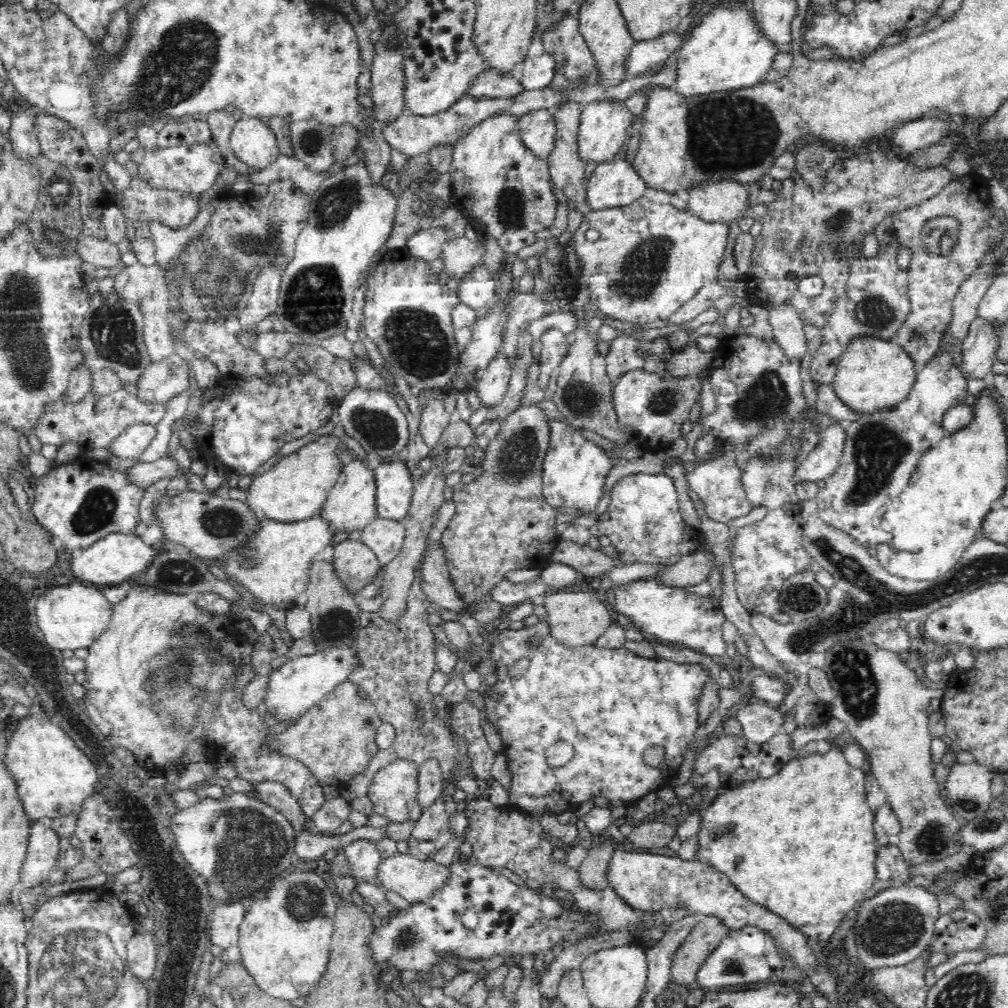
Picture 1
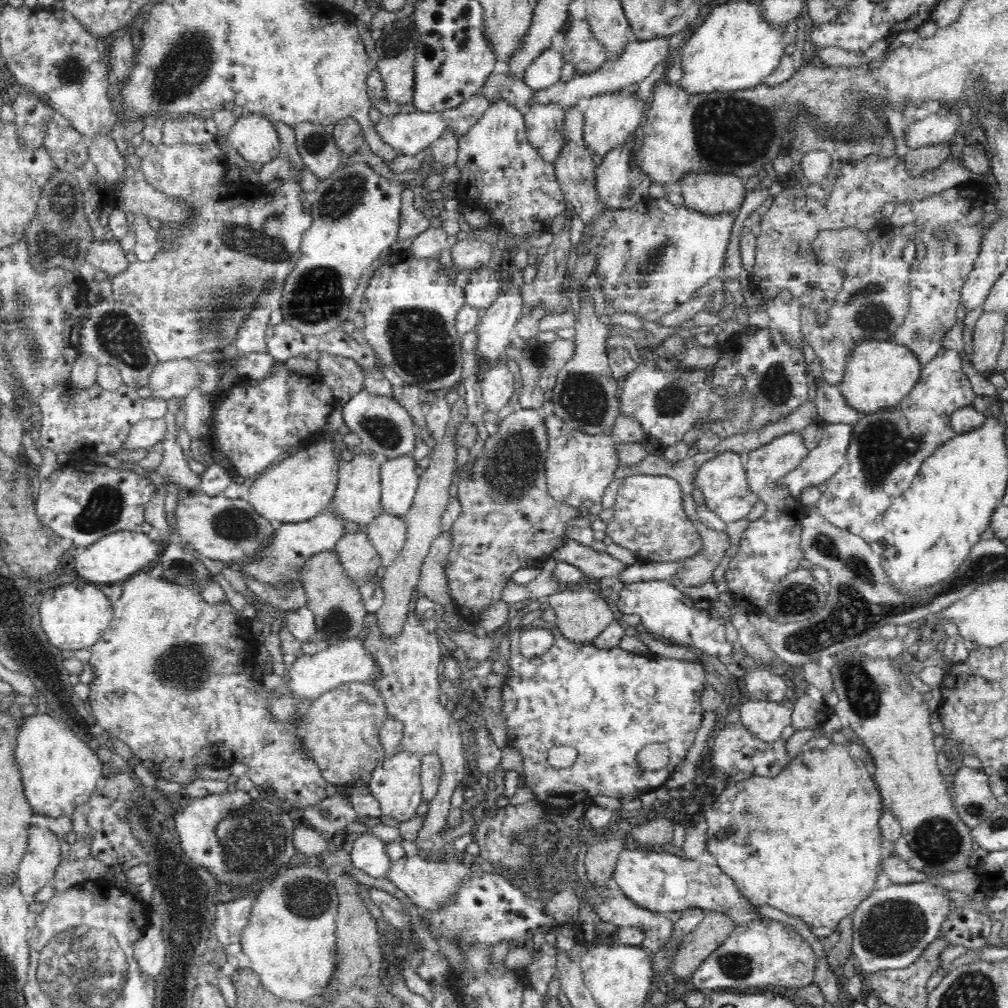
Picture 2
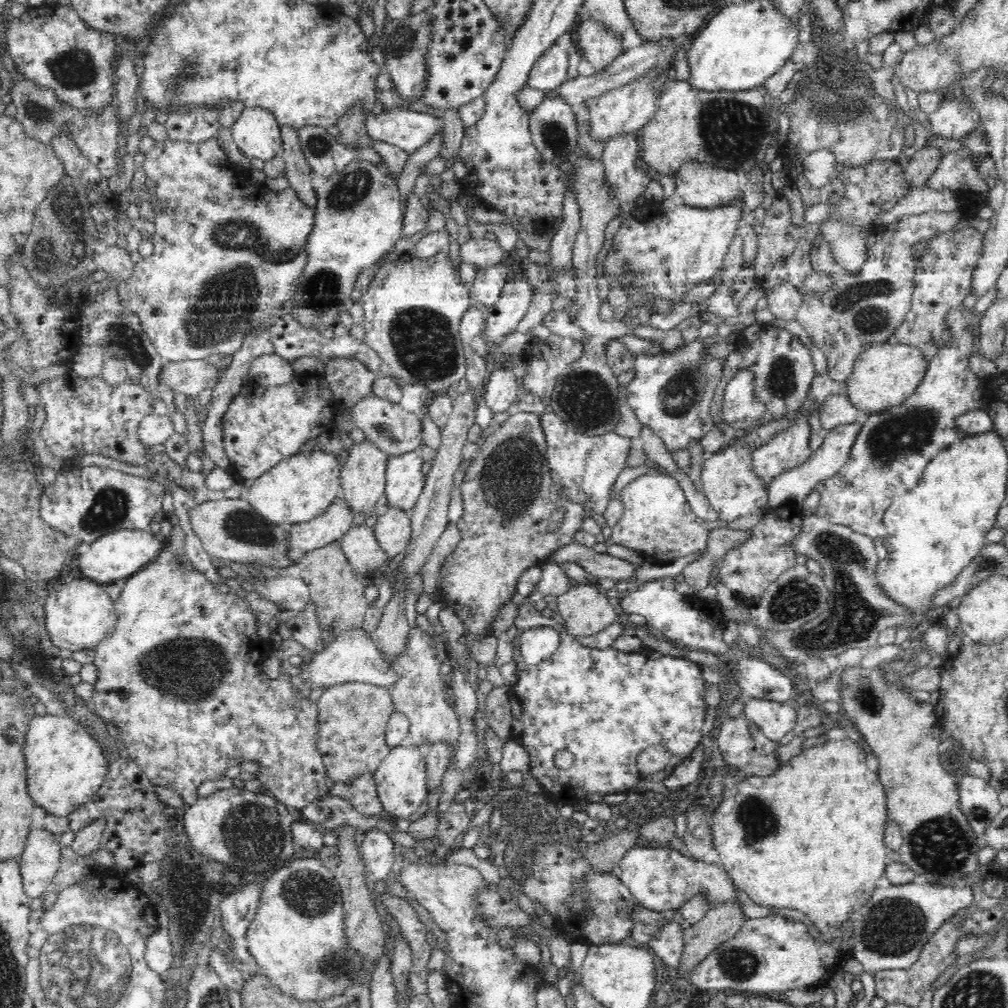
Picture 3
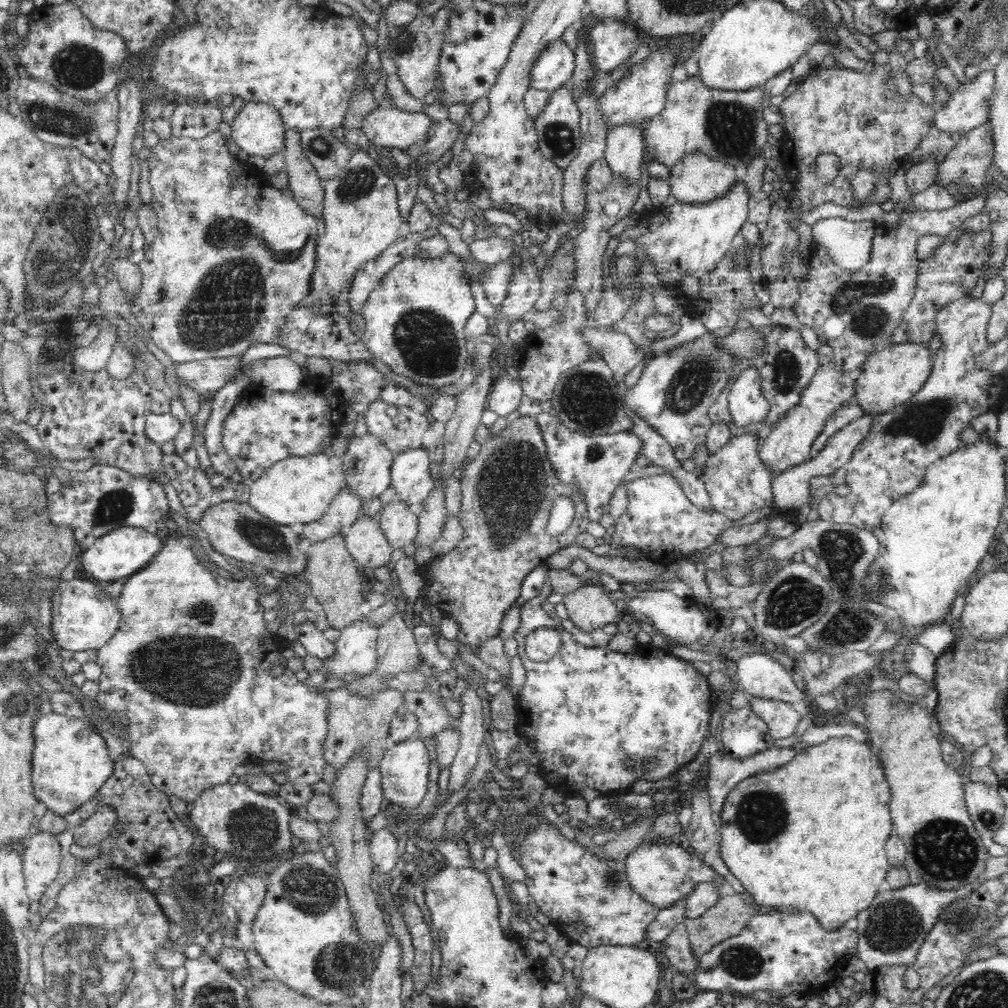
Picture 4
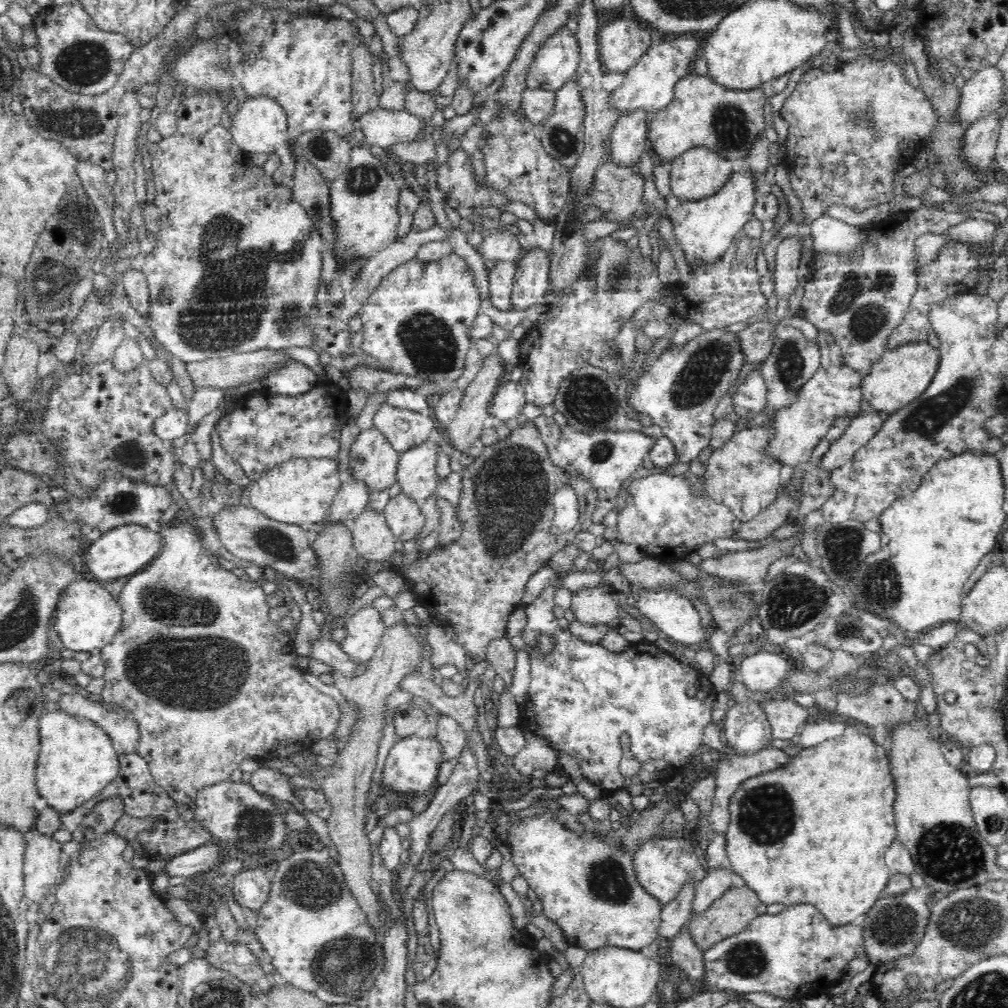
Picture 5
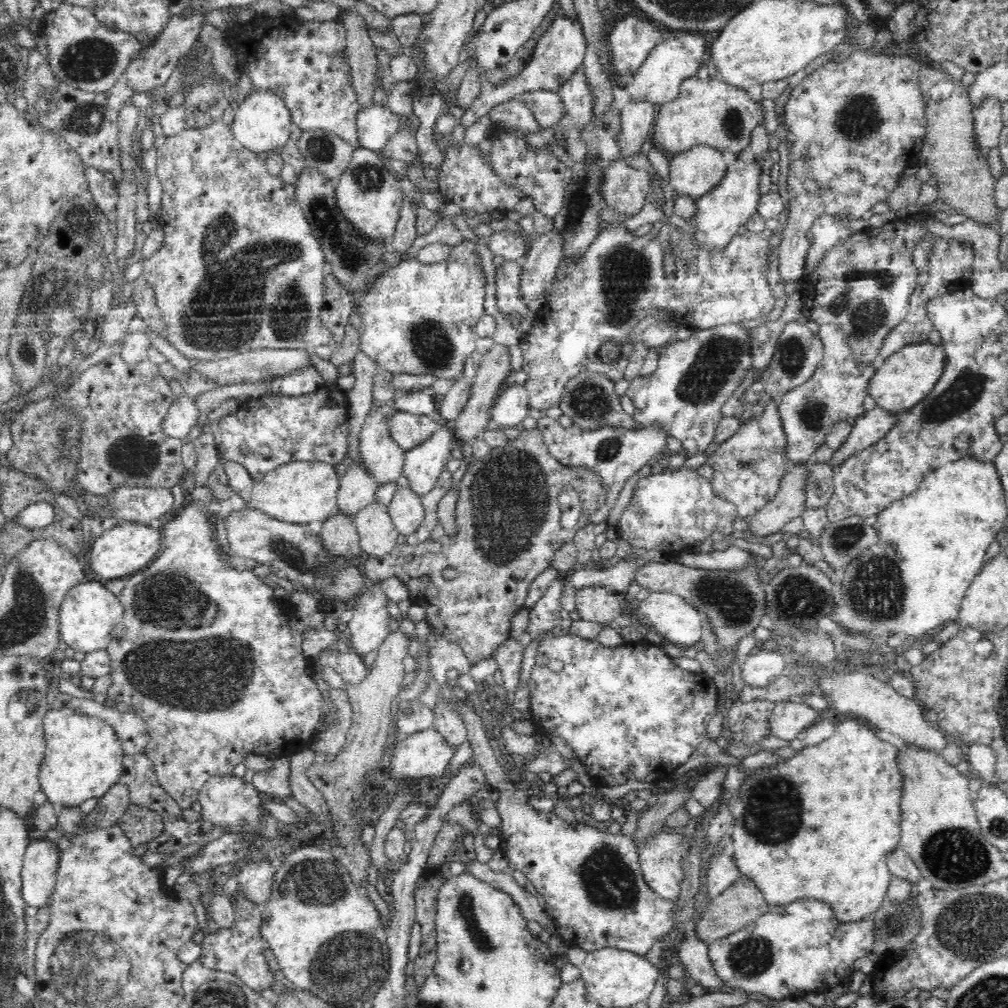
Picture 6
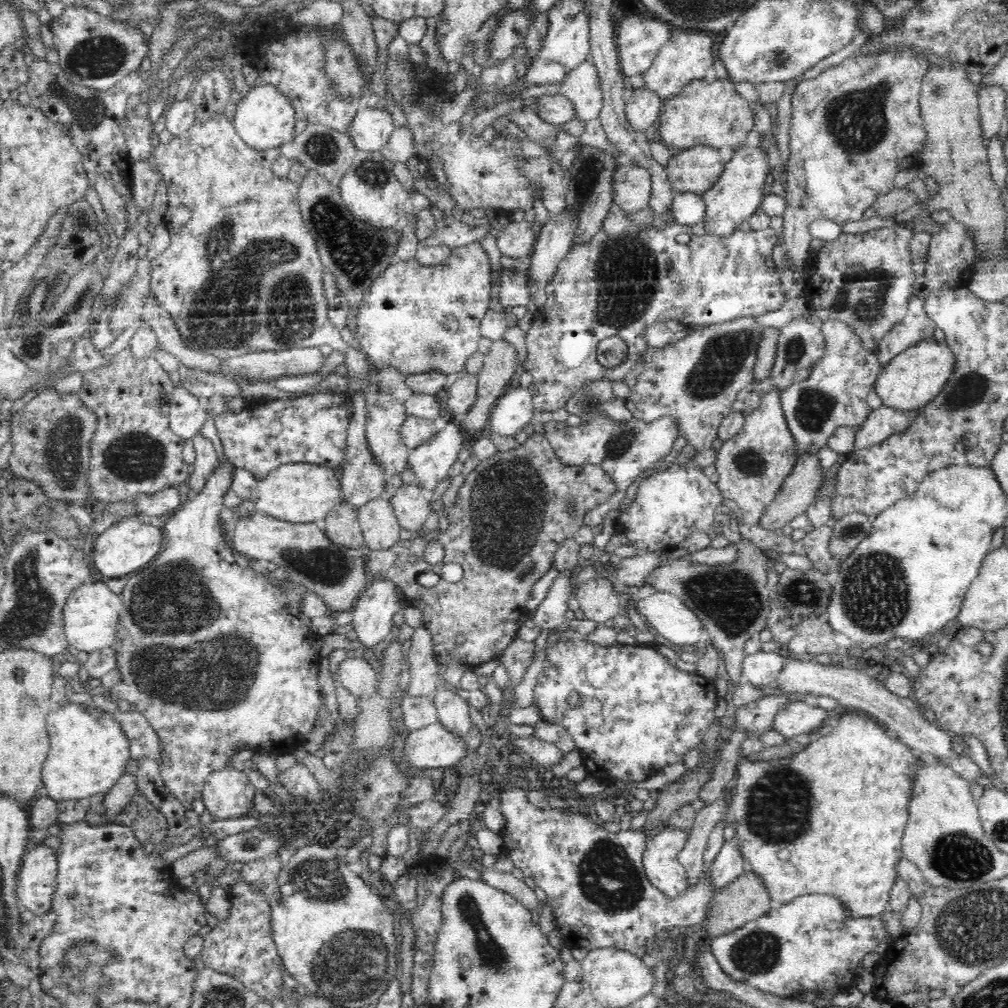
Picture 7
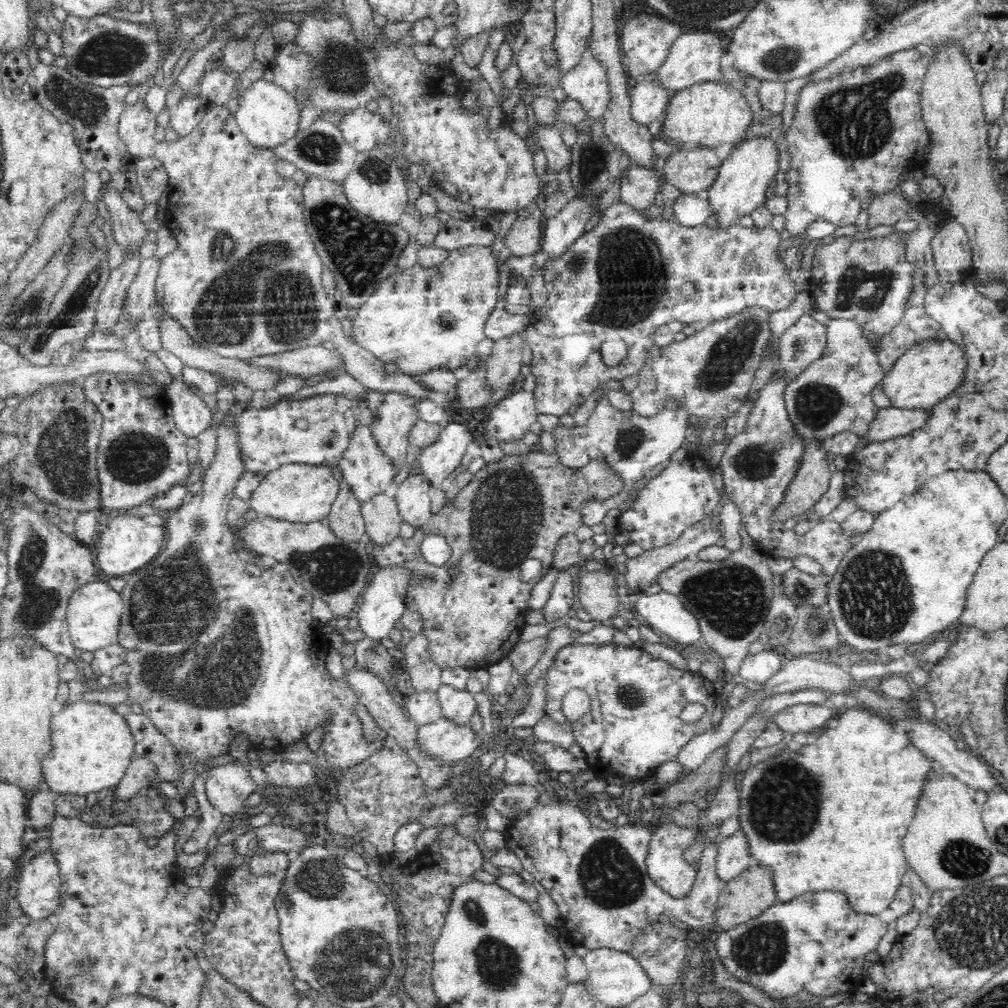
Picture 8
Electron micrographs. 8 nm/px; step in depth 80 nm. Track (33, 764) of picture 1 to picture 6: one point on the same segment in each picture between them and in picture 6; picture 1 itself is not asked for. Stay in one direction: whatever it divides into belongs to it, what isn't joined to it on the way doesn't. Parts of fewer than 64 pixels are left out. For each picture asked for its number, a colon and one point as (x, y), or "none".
2: (60, 771)
3: (66, 764)
4: (71, 762)
5: (78, 760)
6: (85, 757)

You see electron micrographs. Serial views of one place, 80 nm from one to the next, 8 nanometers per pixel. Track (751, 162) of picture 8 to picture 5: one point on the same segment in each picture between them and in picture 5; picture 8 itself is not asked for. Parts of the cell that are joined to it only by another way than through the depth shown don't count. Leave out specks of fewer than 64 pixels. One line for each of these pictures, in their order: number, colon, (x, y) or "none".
5: (704, 229)
6: (730, 205)
7: (737, 195)

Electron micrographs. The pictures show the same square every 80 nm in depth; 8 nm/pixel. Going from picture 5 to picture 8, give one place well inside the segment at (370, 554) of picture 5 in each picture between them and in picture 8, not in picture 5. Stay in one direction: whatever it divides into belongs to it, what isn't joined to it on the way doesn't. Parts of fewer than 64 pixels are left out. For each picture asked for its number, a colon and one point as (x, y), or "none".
6: (378, 533)
7: (381, 528)
8: (381, 514)

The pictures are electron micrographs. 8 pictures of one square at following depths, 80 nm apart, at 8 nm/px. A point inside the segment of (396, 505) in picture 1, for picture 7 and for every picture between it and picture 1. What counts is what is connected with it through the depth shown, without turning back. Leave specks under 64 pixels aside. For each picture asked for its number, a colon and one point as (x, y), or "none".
2: (399, 482)
3: (405, 482)
4: (411, 478)
5: (417, 477)
6: (423, 464)
7: (430, 462)

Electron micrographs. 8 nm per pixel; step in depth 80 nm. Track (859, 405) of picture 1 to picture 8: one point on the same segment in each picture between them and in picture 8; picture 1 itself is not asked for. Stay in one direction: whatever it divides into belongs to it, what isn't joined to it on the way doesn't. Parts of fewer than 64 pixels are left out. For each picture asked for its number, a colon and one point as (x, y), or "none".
2: (880, 374)
3: (885, 375)
4: (889, 378)
5: (899, 376)
6: (907, 378)
7: (916, 377)
8: (930, 372)

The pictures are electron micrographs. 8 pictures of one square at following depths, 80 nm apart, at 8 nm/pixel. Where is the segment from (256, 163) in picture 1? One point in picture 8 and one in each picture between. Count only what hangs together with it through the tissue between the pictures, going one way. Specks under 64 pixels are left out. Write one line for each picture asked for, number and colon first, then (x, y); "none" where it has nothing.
2: (255, 138)
3: (257, 133)
4: (259, 130)
5: (260, 126)
6: (262, 122)
7: (265, 118)
8: (268, 115)

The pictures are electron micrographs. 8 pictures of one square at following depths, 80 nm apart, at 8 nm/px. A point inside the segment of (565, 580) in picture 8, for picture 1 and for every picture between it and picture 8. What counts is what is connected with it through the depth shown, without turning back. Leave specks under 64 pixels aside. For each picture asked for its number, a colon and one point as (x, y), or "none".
1: (610, 704)
2: (608, 704)
3: (605, 706)
4: (662, 706)
5: (583, 698)
6: (629, 712)
7: (552, 612)

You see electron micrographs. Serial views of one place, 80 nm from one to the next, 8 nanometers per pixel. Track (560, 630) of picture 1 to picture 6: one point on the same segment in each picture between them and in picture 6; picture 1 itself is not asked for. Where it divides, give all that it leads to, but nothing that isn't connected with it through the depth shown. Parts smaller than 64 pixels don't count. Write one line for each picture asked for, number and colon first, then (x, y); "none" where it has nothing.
2: (582, 614)
3: (585, 609)
4: (592, 607)
5: (591, 605)
6: (594, 603)

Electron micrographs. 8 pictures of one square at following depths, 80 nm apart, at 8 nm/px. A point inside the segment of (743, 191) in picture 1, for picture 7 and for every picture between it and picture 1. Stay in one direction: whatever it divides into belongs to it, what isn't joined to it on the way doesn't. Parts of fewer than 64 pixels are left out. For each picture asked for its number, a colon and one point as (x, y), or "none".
2: (711, 193)
3: (700, 185)
4: (697, 178)
5: (700, 172)
6: (695, 172)
7: (695, 170)

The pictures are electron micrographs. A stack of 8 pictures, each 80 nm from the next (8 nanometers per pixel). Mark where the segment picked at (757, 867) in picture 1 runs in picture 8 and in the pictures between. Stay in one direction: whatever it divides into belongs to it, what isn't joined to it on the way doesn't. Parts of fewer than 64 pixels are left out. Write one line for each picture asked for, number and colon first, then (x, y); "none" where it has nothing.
2: (807, 841)
3: (810, 837)
4: (810, 835)
5: (814, 830)
6: (822, 824)
7: (830, 819)
8: (841, 827)

